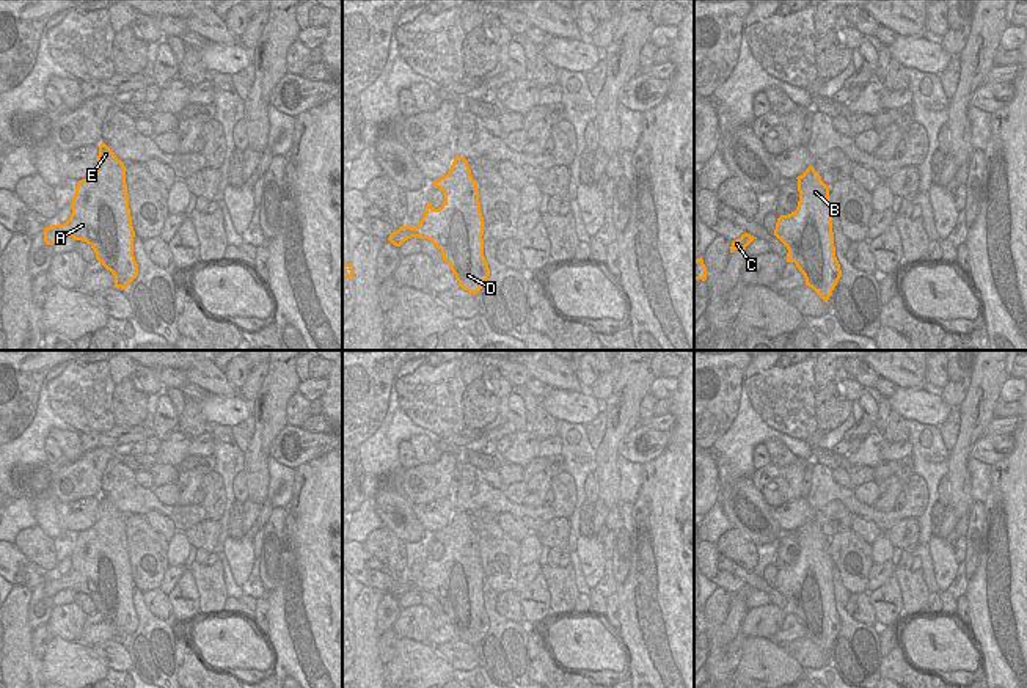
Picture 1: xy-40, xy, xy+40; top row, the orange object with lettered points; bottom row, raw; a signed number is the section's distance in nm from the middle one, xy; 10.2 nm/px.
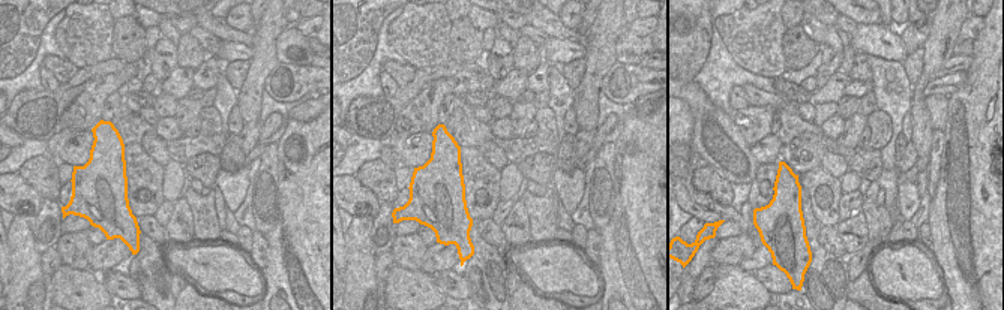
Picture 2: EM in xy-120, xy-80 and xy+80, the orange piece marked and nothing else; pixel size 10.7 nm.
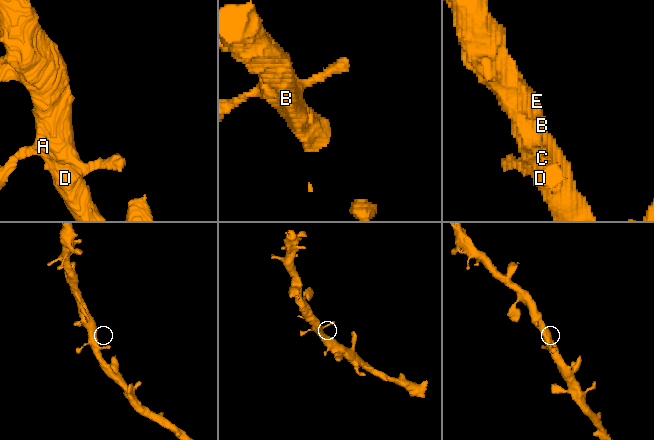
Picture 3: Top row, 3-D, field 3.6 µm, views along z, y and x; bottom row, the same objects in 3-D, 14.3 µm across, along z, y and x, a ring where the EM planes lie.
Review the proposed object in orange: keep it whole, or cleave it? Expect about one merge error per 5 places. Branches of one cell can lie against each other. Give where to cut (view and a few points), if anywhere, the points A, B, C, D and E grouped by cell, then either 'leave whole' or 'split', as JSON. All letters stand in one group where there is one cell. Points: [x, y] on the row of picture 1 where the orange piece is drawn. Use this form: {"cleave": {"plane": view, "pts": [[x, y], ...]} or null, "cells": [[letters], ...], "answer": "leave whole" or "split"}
{"cleave": null, "cells": [["A", "B", "C", "D", "E"]], "answer": "leave whole"}

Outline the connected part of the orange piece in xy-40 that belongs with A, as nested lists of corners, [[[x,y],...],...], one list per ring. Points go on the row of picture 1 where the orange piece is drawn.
[[[105,143],[99,146],[96,171],[77,182],[71,209],[66,223],[44,228],[44,242],[53,245],[63,237],[86,242],[96,259],[115,275],[115,287],[127,289],[138,275],[138,264],[126,167]]]

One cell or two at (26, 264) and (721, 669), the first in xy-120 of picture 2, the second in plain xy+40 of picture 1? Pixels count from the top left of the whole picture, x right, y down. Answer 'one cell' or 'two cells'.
one cell

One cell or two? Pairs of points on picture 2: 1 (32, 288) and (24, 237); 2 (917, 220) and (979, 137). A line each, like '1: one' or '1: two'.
1: one
2: two

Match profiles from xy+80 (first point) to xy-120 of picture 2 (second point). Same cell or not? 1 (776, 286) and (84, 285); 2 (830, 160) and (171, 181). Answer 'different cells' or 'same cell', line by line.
1: different cells
2: different cells

